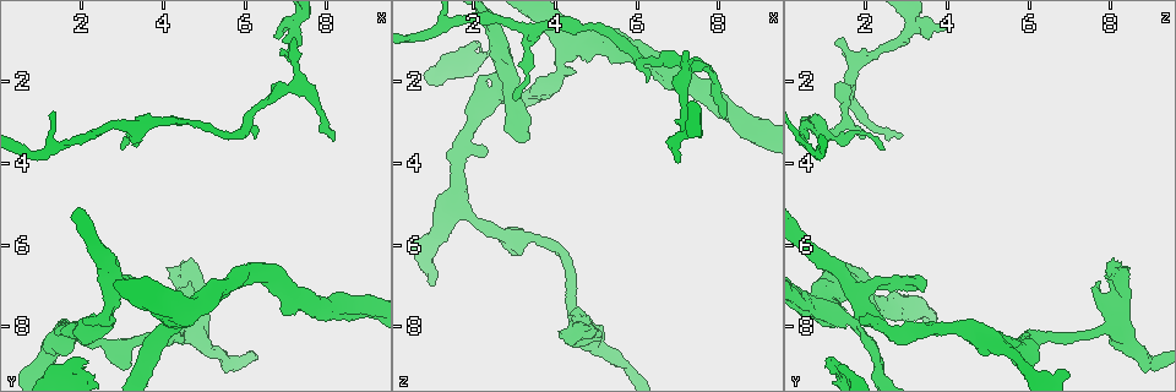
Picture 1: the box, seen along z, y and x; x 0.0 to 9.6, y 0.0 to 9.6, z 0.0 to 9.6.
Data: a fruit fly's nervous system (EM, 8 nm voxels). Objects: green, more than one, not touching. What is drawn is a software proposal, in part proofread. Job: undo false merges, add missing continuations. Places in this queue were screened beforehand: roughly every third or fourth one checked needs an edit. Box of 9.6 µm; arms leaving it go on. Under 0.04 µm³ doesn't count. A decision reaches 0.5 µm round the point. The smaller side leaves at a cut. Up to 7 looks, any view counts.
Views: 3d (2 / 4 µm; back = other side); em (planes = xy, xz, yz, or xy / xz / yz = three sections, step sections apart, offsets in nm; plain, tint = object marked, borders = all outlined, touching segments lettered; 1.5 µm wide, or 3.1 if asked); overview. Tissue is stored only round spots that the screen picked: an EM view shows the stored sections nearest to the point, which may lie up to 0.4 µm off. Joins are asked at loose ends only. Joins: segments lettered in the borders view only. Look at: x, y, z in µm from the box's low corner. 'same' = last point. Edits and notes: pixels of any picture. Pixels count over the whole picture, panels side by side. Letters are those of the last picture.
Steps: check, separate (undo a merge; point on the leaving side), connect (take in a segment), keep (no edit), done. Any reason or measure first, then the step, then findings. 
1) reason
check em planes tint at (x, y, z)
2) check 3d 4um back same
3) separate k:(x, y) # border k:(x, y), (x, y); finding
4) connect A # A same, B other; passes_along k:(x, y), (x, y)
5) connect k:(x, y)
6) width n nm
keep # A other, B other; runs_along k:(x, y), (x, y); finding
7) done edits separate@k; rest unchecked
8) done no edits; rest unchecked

branch stops here
check em xy step 8 borders at (3.05, 3.70, 2.45)

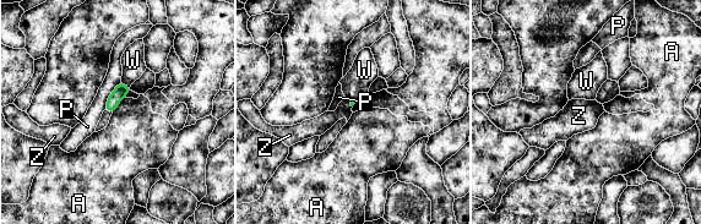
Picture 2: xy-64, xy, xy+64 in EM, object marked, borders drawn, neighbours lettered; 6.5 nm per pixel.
keep # A other, P other, W other, Z other; no lettered segment goes on from it

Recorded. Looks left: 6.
check 3d 4um at (6.25, 3.30, 2.00)

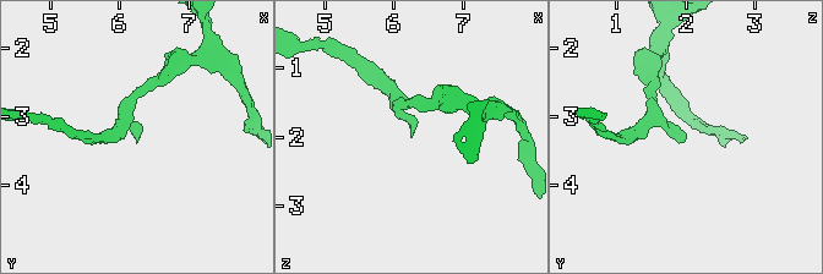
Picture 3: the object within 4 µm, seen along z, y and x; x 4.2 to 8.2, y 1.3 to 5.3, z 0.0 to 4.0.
check em planes borders at (6.25, 3.35, 2.00)

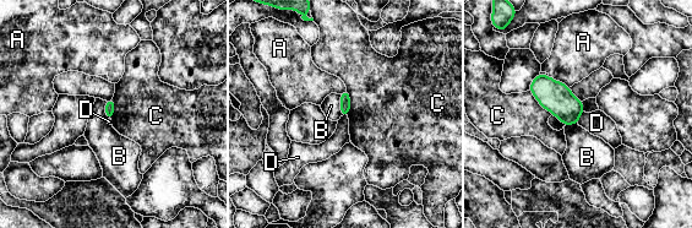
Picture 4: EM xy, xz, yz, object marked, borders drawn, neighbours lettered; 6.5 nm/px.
keep # A other, B other, C other, D other; border 4:(584, 112), (577, 123); no lettered segment goes on from it

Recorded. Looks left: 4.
branch stops here
check 3d 4um at (4.65, 6.95, 7.65)

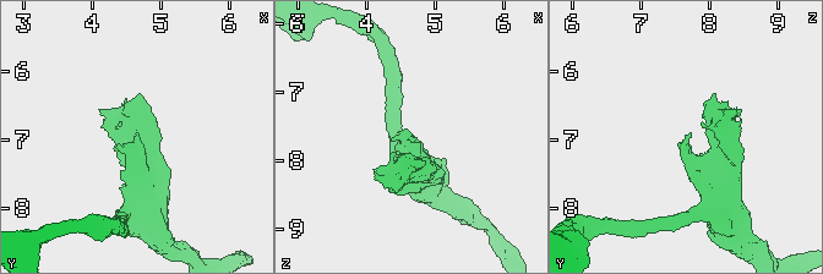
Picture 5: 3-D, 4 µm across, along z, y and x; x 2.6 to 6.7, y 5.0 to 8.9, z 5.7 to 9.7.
now the EM
check em planes borders at (4.70, 6.90, 7.70)

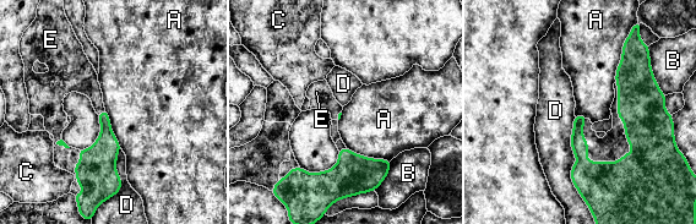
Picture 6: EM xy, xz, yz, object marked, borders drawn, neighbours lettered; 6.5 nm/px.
connect E # A other, B other, C other, D other, E same; it goes on there

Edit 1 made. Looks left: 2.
done edits connect@6; rest unchecked

